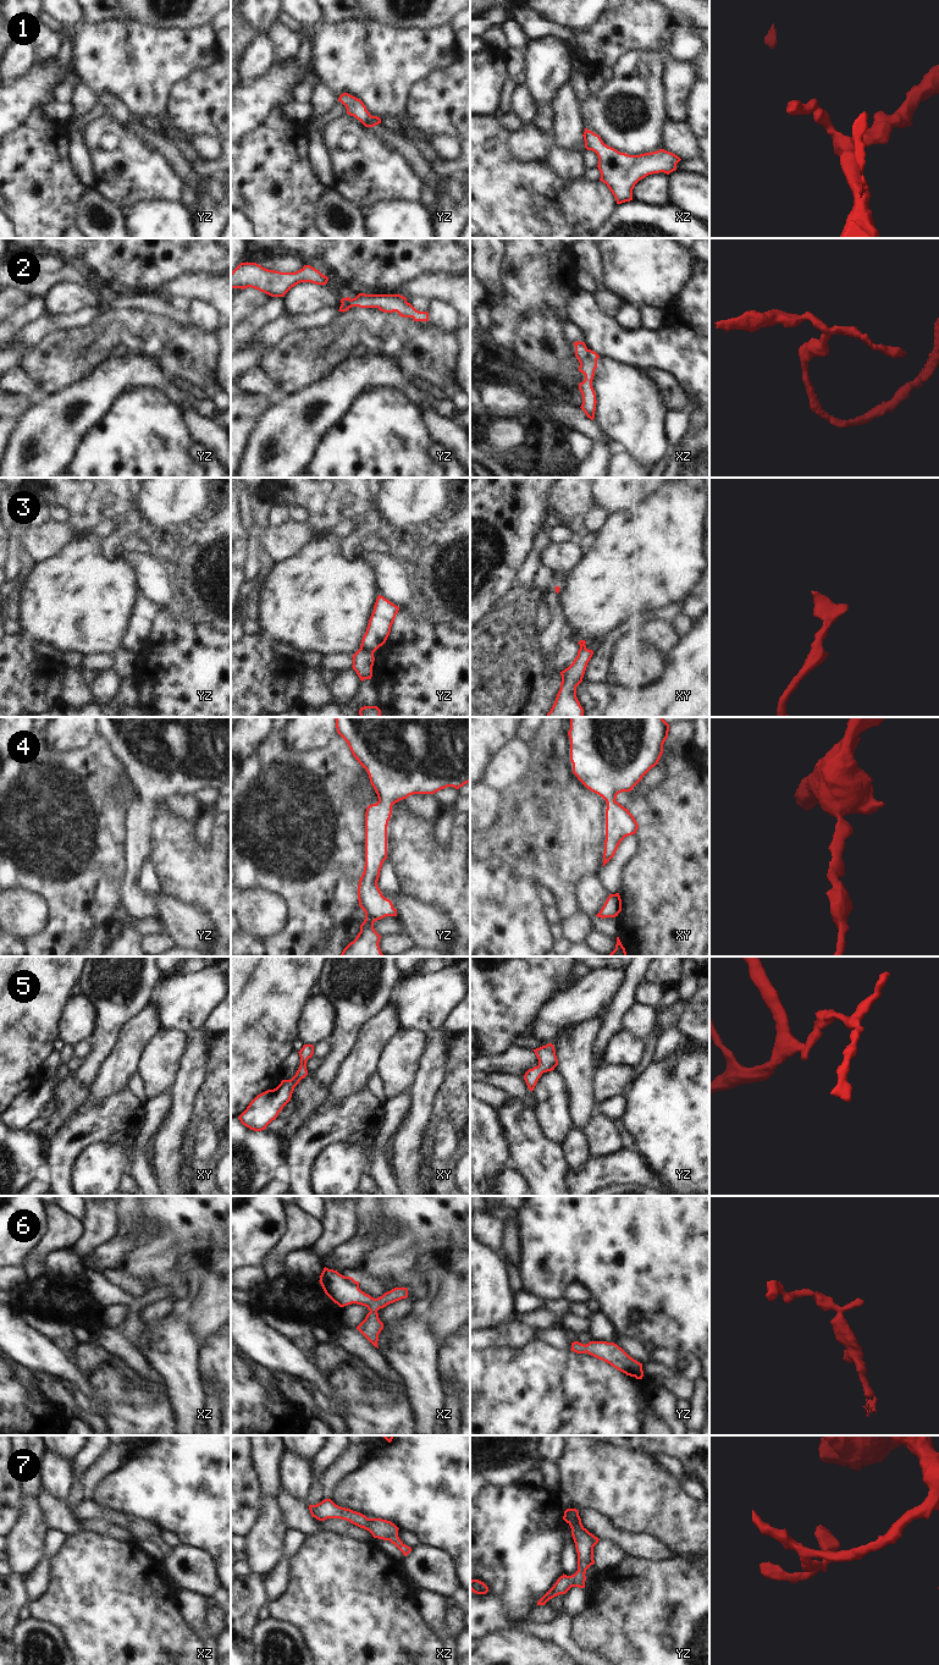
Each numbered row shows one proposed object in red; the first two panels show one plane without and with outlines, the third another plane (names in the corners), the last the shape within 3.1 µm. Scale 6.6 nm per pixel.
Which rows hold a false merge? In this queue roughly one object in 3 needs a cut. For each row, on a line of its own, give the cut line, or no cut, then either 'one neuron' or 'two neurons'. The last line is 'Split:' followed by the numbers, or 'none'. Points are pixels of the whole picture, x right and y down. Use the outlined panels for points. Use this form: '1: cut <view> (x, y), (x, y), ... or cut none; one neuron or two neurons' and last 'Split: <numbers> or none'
1: cut none; one neuron
2: cut xz (587, 349), (587, 356), (596, 360); two neurons
3: cut yz (362, 644), (373, 652); two neurons
4: cut none; one neuron
5: cut none; one neuron
6: cut none; one neuron
7: cut none; one neuron
Split: 2, 3

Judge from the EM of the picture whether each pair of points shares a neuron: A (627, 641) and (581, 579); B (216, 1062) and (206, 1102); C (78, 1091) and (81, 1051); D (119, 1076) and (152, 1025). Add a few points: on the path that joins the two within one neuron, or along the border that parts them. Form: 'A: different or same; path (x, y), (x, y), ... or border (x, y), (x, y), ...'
A: different; border (639, 626), (628, 626), (616, 635)
B: same; path (216, 1071), (216, 1092)
C: different; border (88, 1040), (89, 1052), (82, 1059)
D: same; path (120, 1064), (127, 1049), (139, 1037)

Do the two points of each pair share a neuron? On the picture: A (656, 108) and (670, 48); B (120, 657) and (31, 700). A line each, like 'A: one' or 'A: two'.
A: one
B: two

